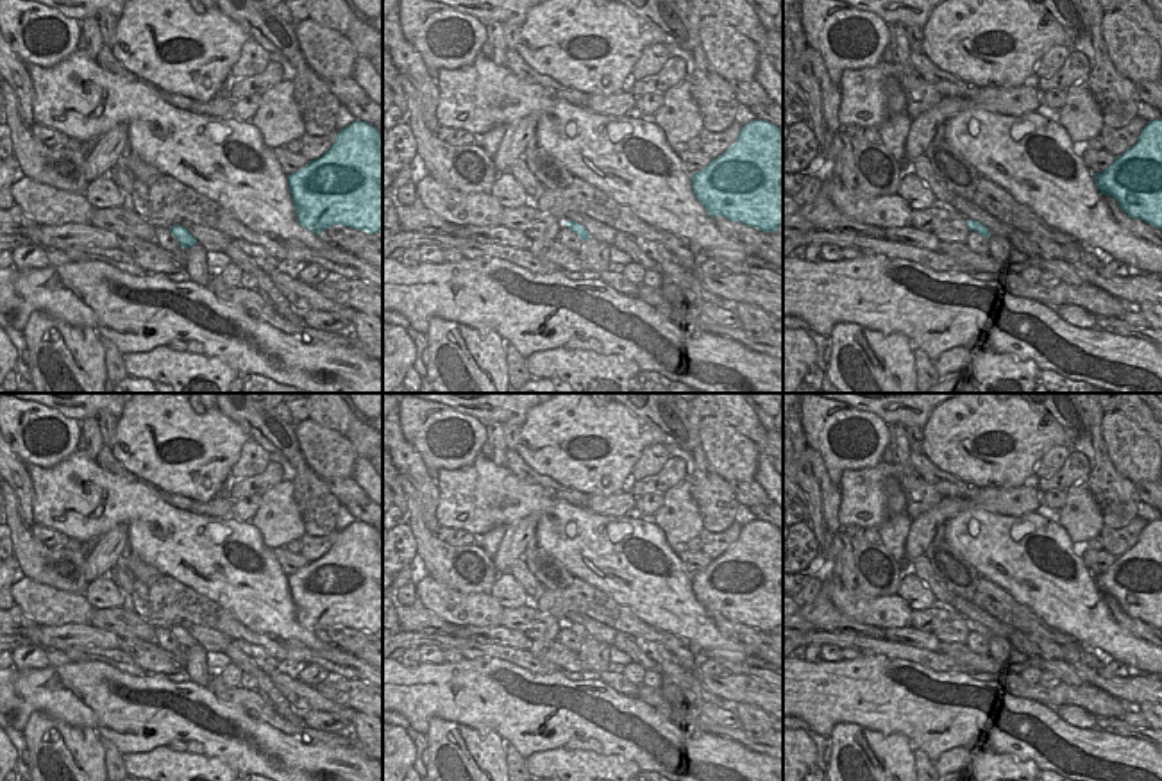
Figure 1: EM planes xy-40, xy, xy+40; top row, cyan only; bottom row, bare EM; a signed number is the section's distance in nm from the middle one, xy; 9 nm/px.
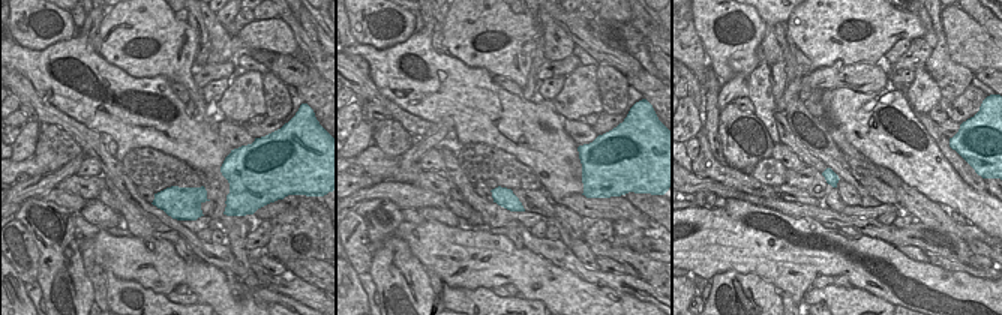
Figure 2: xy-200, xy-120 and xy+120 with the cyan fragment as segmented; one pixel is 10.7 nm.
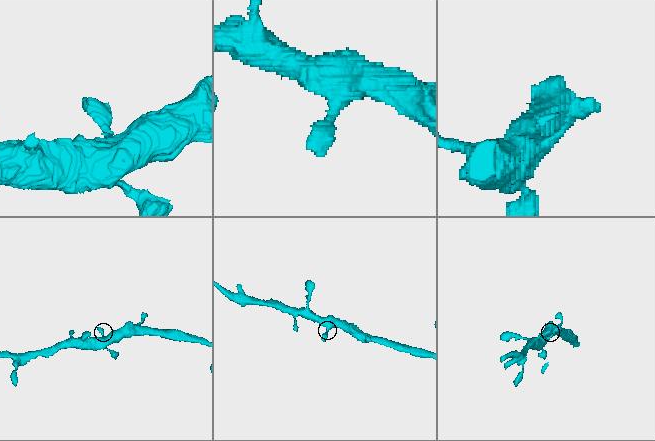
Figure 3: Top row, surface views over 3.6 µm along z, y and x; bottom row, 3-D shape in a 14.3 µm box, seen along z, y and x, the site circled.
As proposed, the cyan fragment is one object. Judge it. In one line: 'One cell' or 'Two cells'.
One cell.

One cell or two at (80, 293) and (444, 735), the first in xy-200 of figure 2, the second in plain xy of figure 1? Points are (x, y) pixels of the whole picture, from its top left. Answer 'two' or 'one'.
one

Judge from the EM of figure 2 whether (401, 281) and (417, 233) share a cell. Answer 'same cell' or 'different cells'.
different cells

